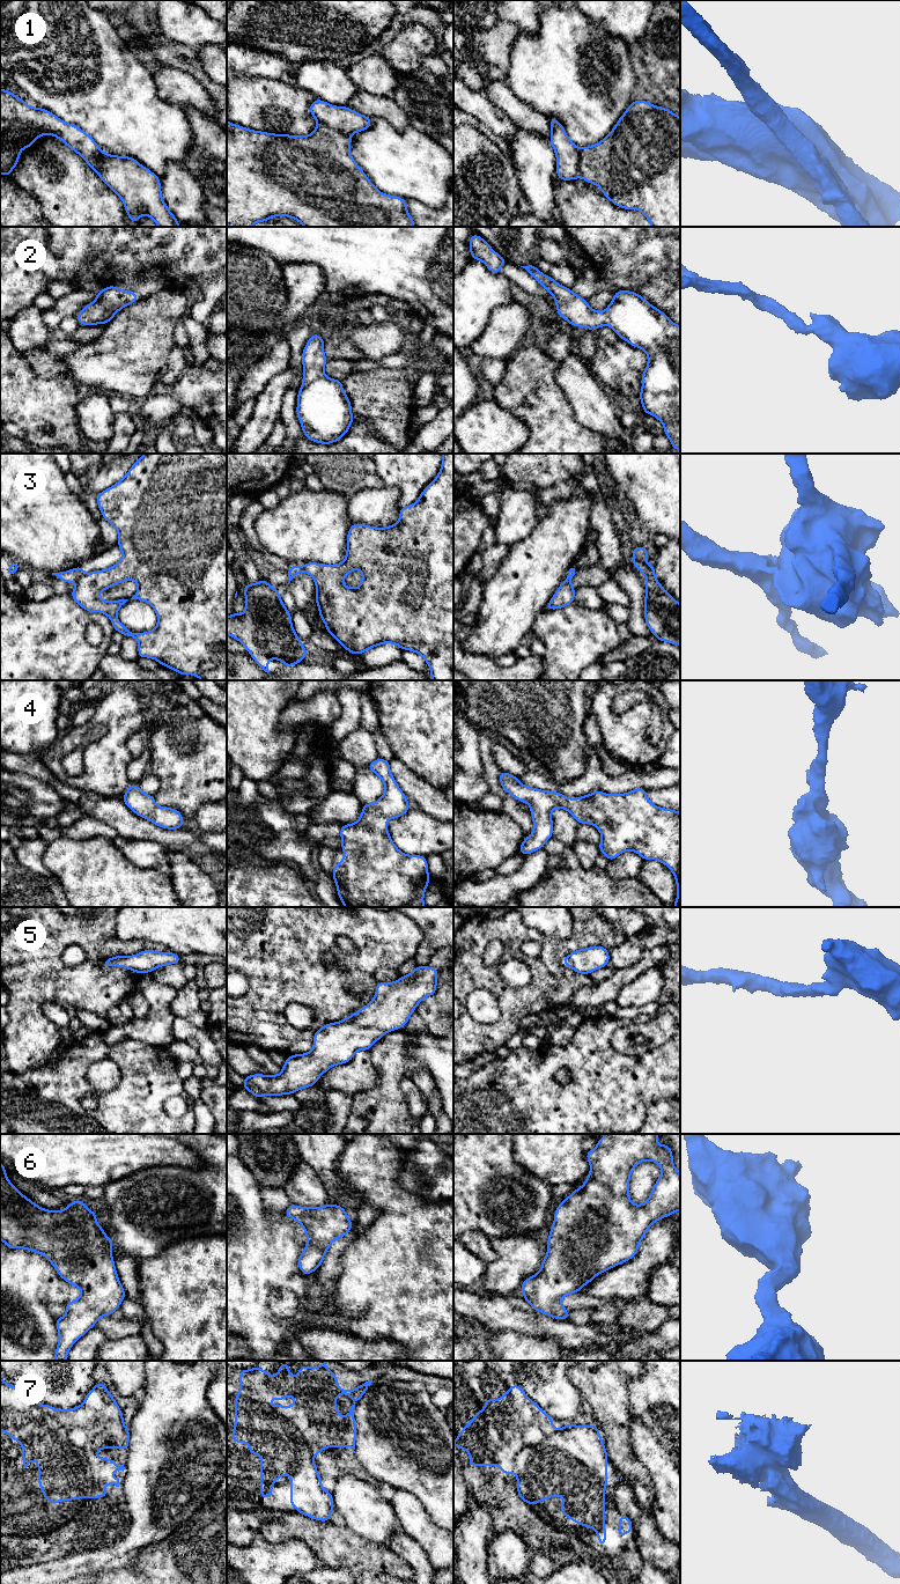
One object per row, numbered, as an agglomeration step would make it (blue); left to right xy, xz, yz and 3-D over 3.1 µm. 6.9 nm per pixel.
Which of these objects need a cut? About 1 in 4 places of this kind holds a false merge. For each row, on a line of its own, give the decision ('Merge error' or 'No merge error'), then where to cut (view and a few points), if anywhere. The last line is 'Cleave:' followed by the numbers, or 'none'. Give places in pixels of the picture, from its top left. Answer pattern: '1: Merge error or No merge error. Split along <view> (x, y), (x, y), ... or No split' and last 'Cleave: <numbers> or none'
1: Merge error. Split along xz (318, 123), (349, 135)
2: No merge error. No split
3: Merge error. Split along xy (83, 573), (76, 581)
4: No merge error. No split
5: No merge error. No split
6: No merge error. No split
7: No merge error. No split
Cleave: 1, 3

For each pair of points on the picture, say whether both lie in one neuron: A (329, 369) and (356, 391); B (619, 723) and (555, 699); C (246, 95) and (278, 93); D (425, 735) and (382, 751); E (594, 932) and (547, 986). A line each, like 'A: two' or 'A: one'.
A: two
B: two
C: one
D: two
E: one

